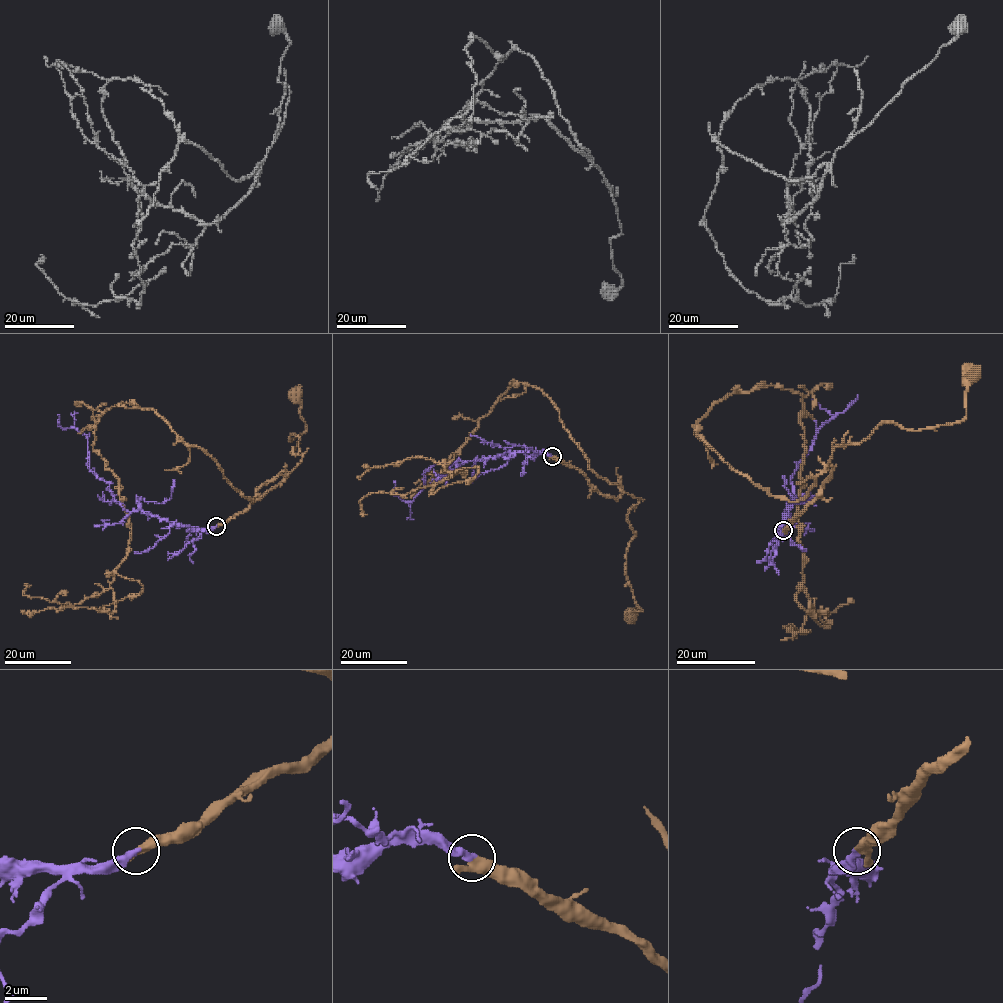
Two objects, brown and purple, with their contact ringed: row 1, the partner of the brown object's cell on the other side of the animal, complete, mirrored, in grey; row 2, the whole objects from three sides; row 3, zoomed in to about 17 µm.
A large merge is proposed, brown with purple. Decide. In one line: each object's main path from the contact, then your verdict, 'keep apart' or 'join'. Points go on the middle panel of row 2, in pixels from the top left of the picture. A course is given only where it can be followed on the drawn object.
brown runs (552, 456), (578, 469), (600, 494), (639, 500), (629, 510), (635, 536), (625, 573), (642, 611), (630, 612); purple runs (552, 456), (513, 452), (508, 457), (436, 463), (425, 471), (424, 488), (411, 501), (395, 493), (394, 480); join

